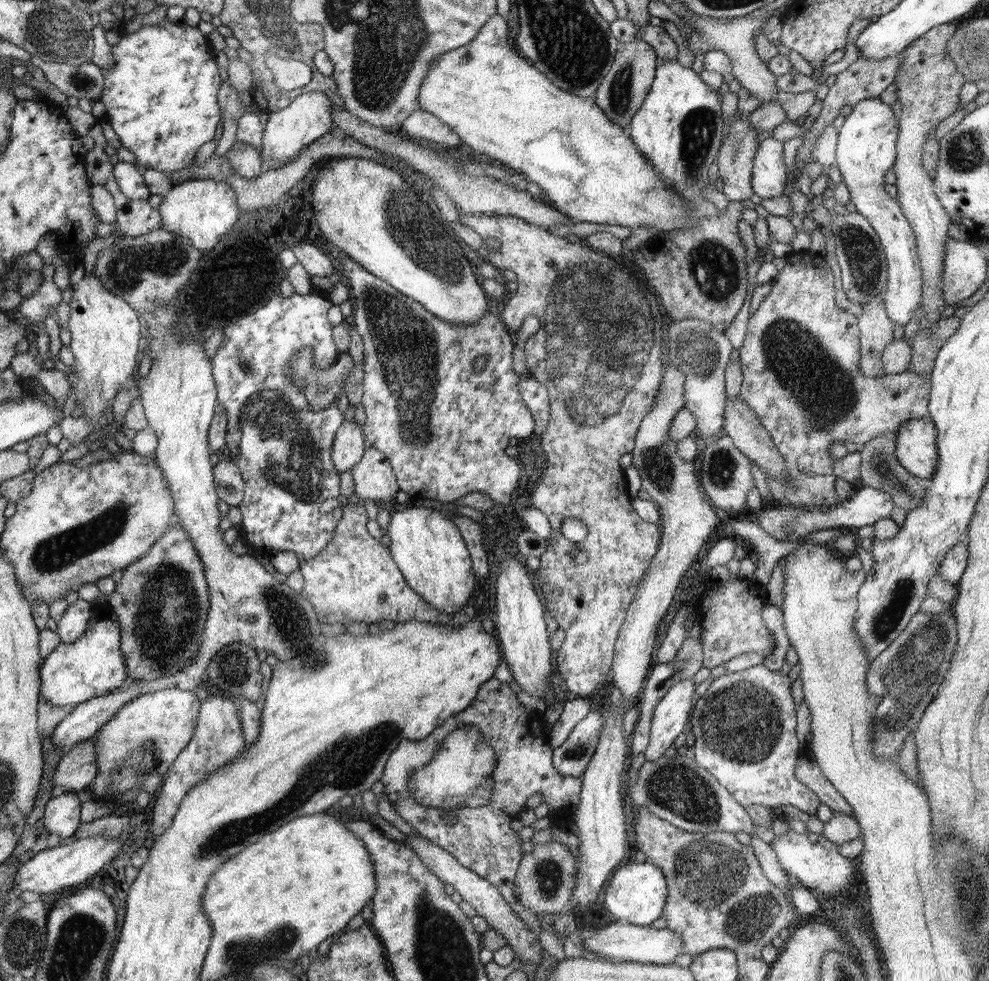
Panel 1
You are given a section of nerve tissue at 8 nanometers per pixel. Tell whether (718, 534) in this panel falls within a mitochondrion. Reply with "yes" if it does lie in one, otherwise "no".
no

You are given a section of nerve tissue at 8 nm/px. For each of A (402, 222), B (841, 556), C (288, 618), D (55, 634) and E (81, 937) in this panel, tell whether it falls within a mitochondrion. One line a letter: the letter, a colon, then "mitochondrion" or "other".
A: mitochondrion
B: other
C: mitochondrion
D: other
E: mitochondrion

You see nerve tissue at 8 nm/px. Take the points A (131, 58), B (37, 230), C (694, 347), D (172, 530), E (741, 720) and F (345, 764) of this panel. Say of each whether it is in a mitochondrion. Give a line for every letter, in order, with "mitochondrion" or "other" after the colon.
A: other
B: other
C: mitochondrion
D: other
E: mitochondrion
F: mitochondrion

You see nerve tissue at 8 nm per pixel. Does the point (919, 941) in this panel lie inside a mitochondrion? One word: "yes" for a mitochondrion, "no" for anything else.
no

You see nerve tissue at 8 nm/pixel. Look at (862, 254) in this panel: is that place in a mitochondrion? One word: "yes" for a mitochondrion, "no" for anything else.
yes

